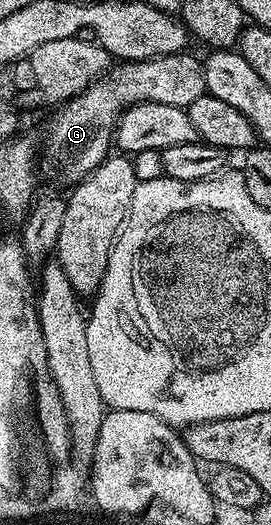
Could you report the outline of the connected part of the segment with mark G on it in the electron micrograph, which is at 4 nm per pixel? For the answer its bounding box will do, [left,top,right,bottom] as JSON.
[46,50,207,186]

